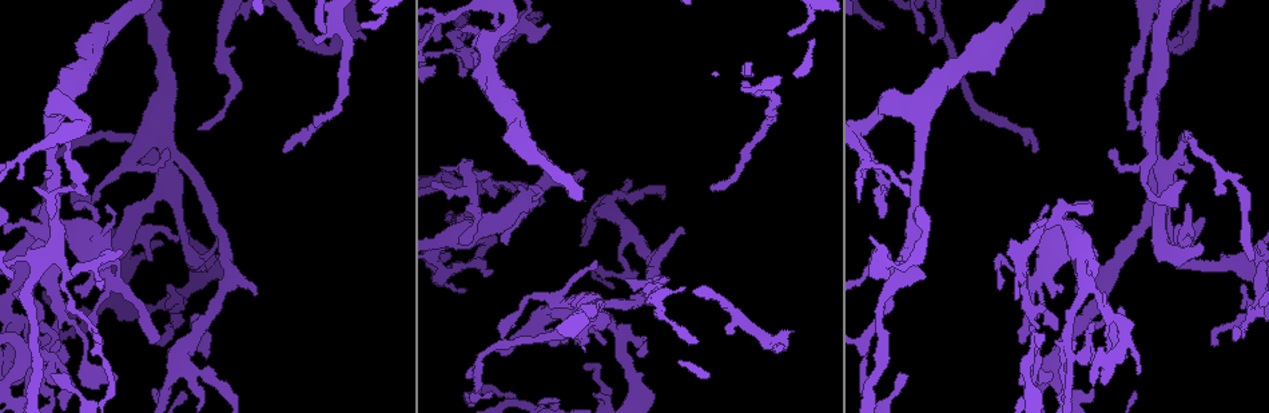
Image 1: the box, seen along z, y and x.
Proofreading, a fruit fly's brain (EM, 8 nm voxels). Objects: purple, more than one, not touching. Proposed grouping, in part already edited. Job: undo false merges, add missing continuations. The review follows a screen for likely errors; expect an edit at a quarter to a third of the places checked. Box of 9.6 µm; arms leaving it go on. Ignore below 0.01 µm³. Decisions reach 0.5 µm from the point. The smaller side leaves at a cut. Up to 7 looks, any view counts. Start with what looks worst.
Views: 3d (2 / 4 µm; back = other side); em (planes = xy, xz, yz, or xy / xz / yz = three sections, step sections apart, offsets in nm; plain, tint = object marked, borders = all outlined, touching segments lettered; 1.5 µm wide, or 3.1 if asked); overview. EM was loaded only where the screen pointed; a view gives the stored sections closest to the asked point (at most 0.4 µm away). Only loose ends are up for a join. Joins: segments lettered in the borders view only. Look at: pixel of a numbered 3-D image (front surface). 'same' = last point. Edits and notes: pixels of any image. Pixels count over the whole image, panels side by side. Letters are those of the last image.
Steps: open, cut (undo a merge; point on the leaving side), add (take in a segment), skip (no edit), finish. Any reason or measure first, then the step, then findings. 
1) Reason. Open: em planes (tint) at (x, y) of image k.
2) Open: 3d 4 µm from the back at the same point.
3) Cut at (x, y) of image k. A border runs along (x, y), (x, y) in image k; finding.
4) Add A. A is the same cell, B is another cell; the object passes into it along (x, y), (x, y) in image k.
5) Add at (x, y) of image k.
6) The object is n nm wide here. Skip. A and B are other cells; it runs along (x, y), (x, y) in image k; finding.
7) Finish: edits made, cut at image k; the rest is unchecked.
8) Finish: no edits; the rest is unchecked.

Open: em planes (tint) at (581, 176) of image 1.

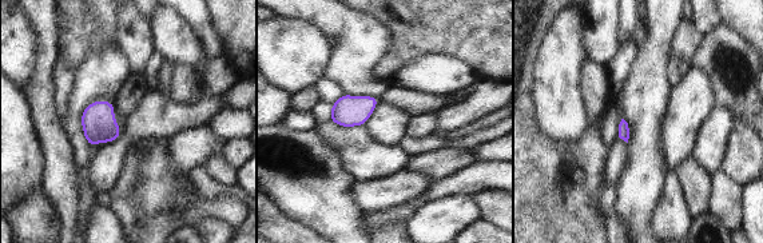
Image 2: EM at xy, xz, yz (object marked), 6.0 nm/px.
What lies round it. Open: em planes (borders) at the same point.

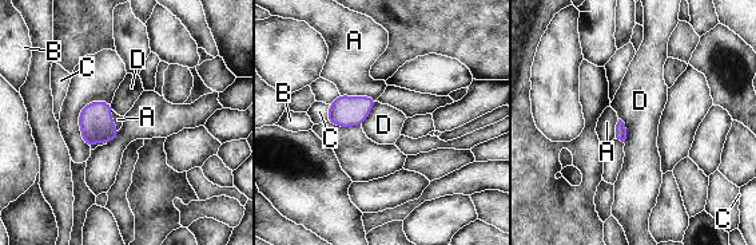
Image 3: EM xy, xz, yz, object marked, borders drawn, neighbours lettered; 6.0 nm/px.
The longest contact is with A, 220 nm. Skip. A, B, C and D are other cells; no lettered segment goes on from it.

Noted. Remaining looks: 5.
Tapers out. Open: 3d 2 µm at (1126, 130) of image 1.

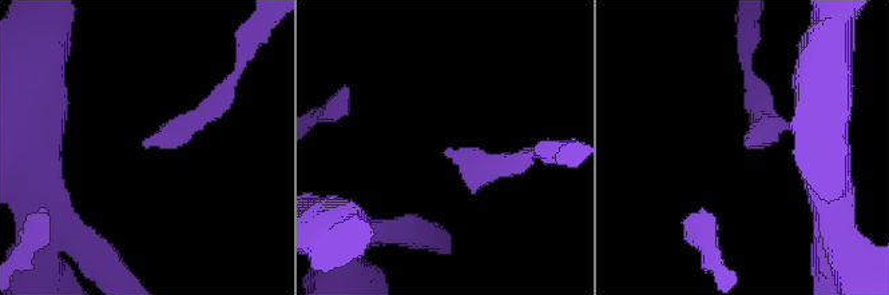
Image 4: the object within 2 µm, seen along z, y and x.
Open: em yz step 8 (tint) at (444, 150) of image 4.

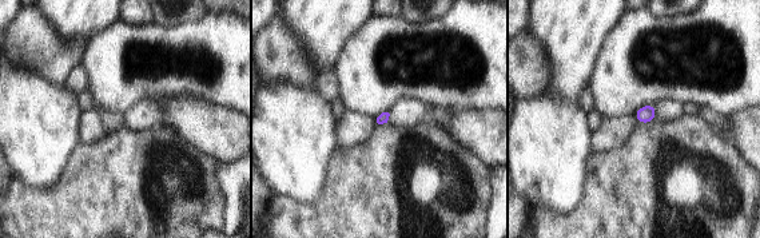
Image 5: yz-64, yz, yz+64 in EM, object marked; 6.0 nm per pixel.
Open: em planes (borders) at the same point.

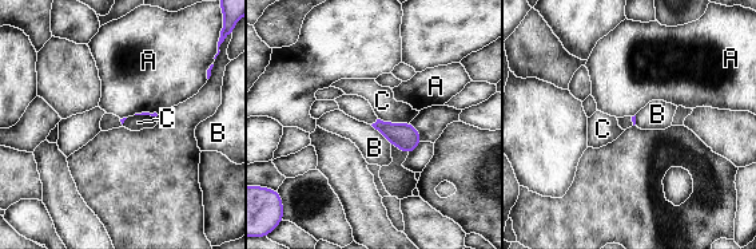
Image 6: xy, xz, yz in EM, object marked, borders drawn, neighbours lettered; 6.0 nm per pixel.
Skip. A, B and C are other cells; a border runs along (370, 125), (392, 143) in image 6; no lettered segment goes on from it.

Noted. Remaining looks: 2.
Sharp bend. Open: em planes (tint) at (174, 191) of image 1.

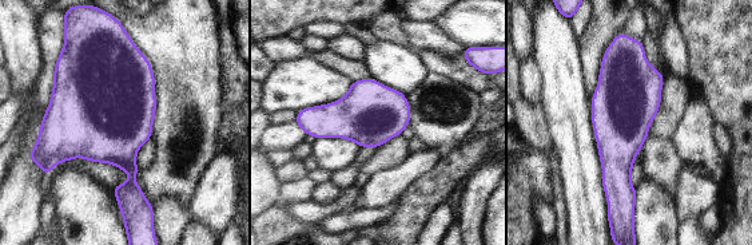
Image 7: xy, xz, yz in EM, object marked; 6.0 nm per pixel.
Open: em planes (borders) at the same point.

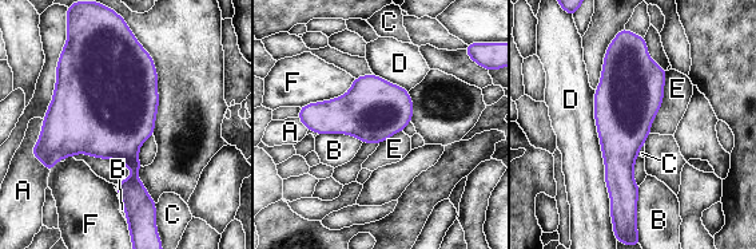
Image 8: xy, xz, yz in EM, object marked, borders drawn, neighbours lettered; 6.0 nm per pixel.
Skip. A, B, C, D, E and F are other cells; a border runs along (667, 71), (663, 105), (649, 133) in image 8; continuous, no second neuron.

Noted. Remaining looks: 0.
Finish: no edits; the rest is unchecked.

